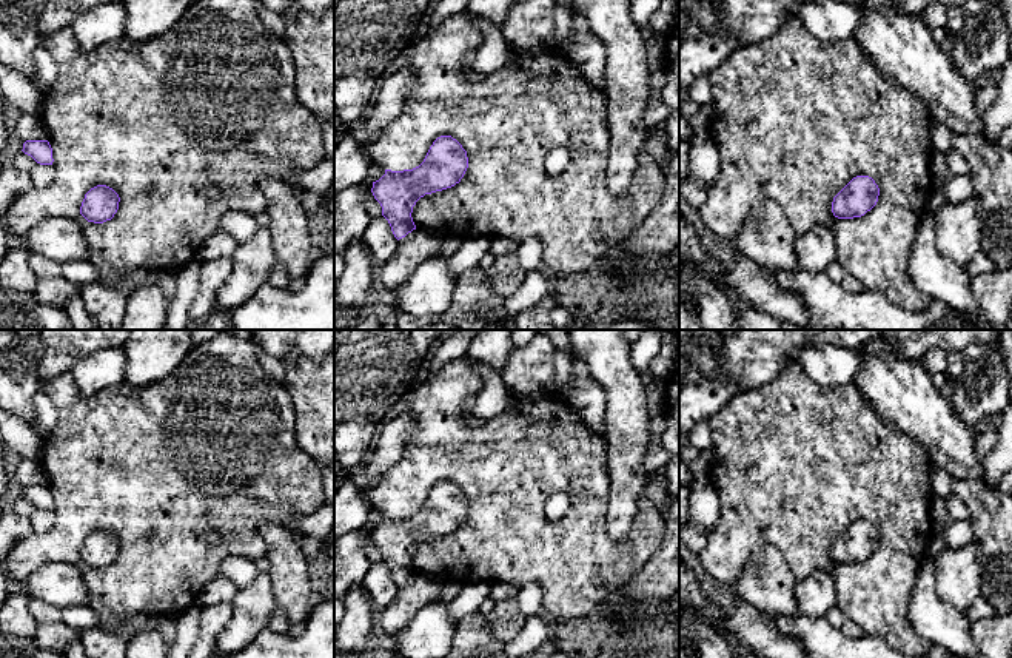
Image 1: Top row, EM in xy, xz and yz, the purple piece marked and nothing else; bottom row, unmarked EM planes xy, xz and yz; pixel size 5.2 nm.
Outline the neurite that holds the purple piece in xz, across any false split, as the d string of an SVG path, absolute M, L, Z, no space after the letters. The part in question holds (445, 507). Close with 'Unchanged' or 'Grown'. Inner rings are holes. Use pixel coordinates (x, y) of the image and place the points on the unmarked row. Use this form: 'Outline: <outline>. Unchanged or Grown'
Outline: M441 481L433 487L419 512L404 516L385 515L385 519L373 527L371 538L380 549L382 561L388 566L394 582L399 586L416 575L411 558L421 542L454 532L464 522L467 513L468 502L462 490L451 481Z. Unchanged

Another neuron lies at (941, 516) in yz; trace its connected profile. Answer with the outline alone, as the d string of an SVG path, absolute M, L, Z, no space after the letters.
M933 498L930 512L937 533L944 530L952 522L952 515L949 512L946 499Z

